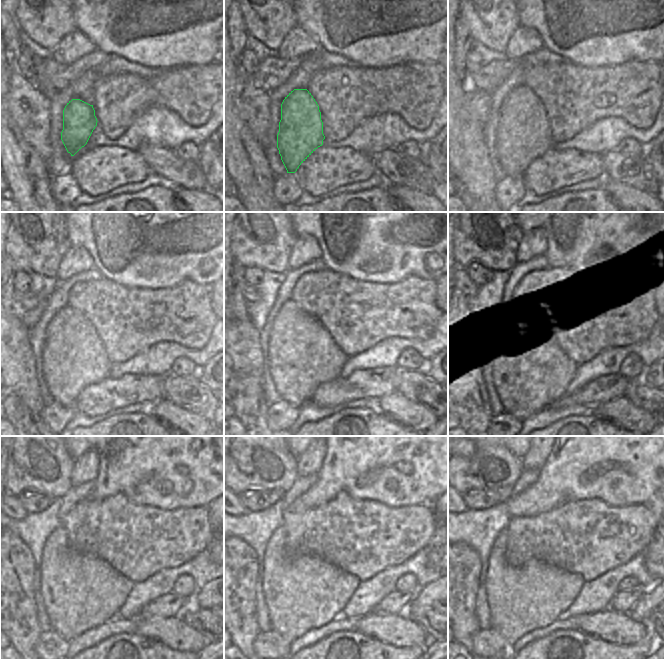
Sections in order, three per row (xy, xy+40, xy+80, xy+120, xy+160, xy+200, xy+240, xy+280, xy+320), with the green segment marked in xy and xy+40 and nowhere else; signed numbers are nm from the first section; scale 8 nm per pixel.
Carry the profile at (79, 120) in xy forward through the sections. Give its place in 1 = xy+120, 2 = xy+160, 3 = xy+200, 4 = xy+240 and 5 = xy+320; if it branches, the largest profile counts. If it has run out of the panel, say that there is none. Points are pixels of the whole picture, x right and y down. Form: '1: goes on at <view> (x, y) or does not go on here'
1: goes on at xy+120 (74, 357)
2: goes on at xy+160 (302, 355)
3: goes on at xy+200 (530, 368)
4: goes on at xy+240 (81, 591)
5: goes on at xy+320 (522, 599)

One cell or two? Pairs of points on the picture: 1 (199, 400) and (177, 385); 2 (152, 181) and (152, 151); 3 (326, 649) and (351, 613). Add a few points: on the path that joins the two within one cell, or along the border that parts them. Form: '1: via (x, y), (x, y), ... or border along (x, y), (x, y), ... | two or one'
1: via (193, 399), (187, 399), (182, 391) | one
2: border along (151, 172), (159, 175), (165, 182) | two
3: border along (354, 630), (338, 630), (318, 641) | two

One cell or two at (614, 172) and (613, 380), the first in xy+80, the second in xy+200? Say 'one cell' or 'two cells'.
two cells

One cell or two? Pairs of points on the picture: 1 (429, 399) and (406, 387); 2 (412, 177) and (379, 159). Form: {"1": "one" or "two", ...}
{"1": "one", "2": "one"}

